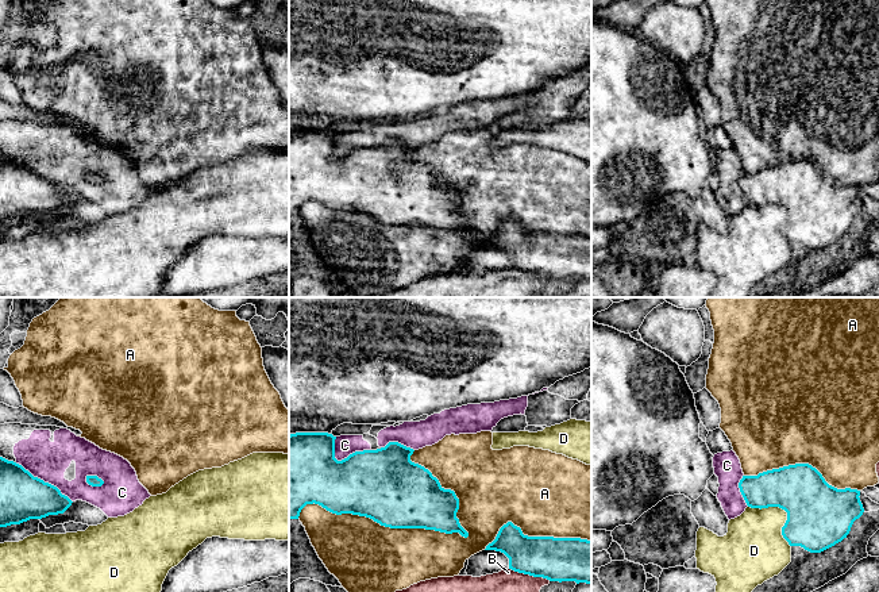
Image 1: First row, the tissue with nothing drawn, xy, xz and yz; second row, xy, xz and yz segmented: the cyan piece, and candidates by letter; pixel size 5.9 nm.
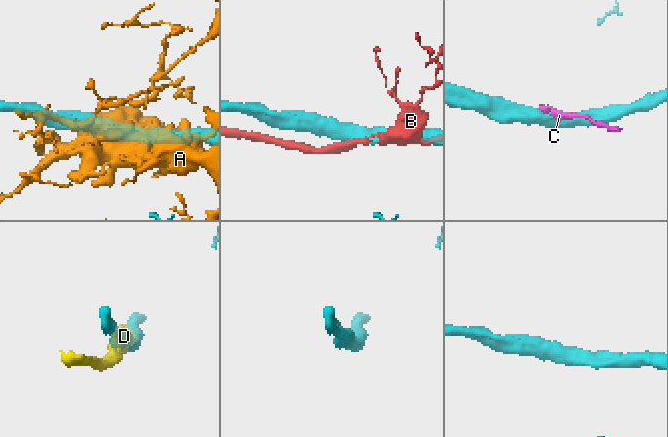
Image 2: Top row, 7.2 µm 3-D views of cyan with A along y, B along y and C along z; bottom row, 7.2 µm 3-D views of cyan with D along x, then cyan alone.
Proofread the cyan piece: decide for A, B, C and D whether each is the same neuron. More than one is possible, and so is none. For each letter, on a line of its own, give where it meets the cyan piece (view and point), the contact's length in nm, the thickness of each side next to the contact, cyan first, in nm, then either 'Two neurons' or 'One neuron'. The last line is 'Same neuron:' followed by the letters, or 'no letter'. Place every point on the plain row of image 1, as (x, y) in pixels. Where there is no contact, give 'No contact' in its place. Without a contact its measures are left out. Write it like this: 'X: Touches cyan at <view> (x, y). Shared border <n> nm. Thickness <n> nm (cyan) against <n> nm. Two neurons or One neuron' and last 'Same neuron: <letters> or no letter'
A: Touches cyan at xz (381, 222). Shared border 1050 nm. Thickness 420 nm (cyan) against 440 nm. Two neurons
B: Touches cyan at xz (529, 272). Shared border 260 nm. Thickness 260 nm (cyan) against 320 nm. Two neurons
C: Touches cyan at xy (42, 177). Shared border 420 nm. Thickness 280 nm (cyan) against 240 nm. Two neurons
D: Touches cyan at yz (785, 207). Shared border 360 nm. Thickness 380 nm (cyan) against 320 nm. Two neurons
Same neuron: no letter

